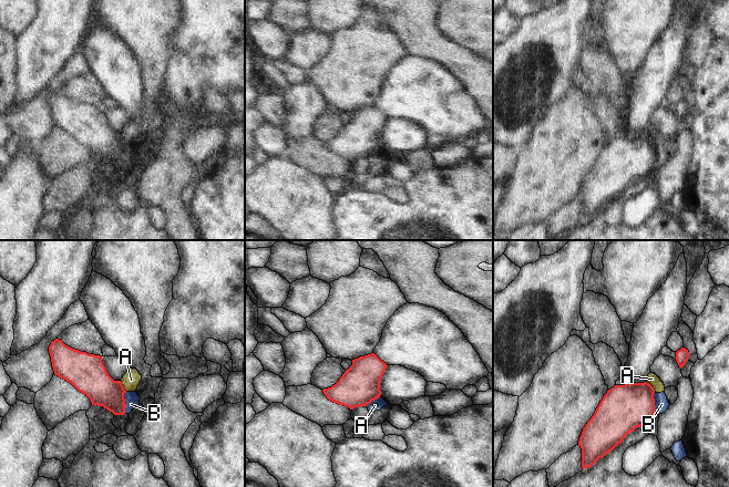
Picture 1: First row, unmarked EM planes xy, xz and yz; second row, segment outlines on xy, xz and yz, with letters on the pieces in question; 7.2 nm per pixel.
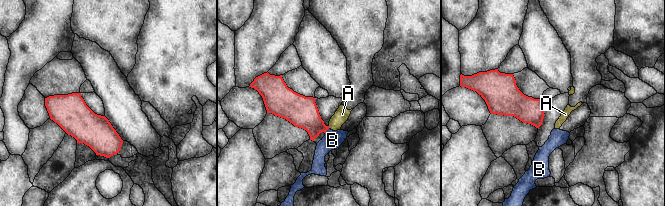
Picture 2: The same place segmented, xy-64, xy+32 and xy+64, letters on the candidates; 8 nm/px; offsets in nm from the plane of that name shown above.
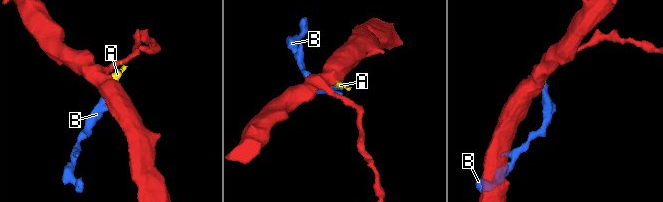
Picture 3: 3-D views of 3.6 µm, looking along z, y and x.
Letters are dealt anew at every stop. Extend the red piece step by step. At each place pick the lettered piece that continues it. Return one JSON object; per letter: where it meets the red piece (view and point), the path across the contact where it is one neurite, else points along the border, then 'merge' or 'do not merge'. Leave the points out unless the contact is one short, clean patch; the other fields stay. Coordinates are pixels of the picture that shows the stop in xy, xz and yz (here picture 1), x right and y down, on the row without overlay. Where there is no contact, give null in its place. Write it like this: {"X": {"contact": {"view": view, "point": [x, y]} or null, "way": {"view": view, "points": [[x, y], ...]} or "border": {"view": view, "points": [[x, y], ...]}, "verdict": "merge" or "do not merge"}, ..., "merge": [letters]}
{"A": {"contact": {"view": "xy", "point": [122, 138]}, "border": {"view": "xy", "points": [[120, 133], [126, 143]]}, "verdict": "do not merge"}, "B": {"contact": {"view": "xy", "point": [125, 155]}, "border": {"view": "xy", "points": [[126, 144], [124, 146], [124, 165]]}, "verdict": "do not merge"}, "merge": []}

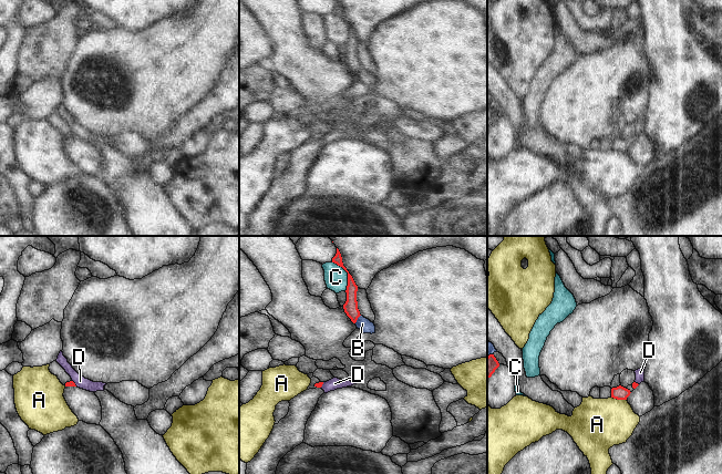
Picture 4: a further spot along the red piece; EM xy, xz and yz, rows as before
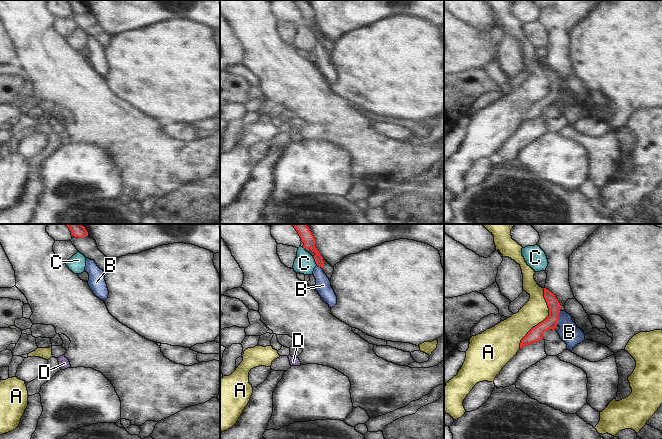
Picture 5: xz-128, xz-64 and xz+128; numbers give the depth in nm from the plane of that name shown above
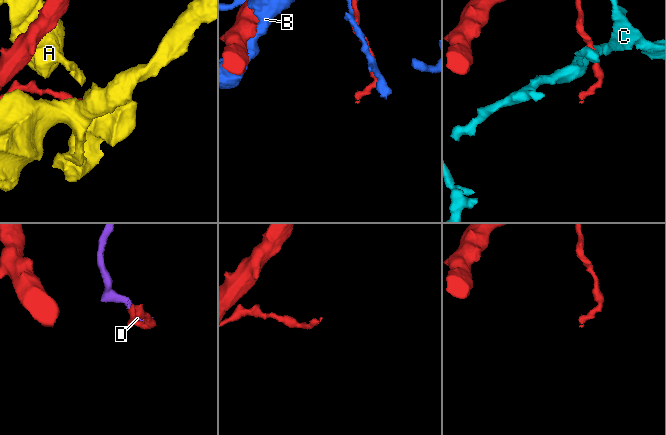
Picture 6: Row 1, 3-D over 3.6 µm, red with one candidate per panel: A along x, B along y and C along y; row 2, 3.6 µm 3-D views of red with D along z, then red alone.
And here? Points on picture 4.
{"A": {"contact": {"view": "yz", "point": [619, 151]}, "verdict": "do not merge"}, "B": {"contact": {"view": "xz", "point": [357, 71]}, "verdict": "do not merge"}, "C": {"contact": {"view": "xz", "point": [348, 26]}, "border": {"view": "xz", "points": [[331, 13], [339, 17], [347, 24], [346, 42]]}, "verdict": "do not merge"}, "D": {"contact": {"view": "xy", "point": [74, 135]}, "border": {"view": "xy", "points": [[72, 132], [76, 137]]}, "verdict": "do not merge"}, "merge": []}

